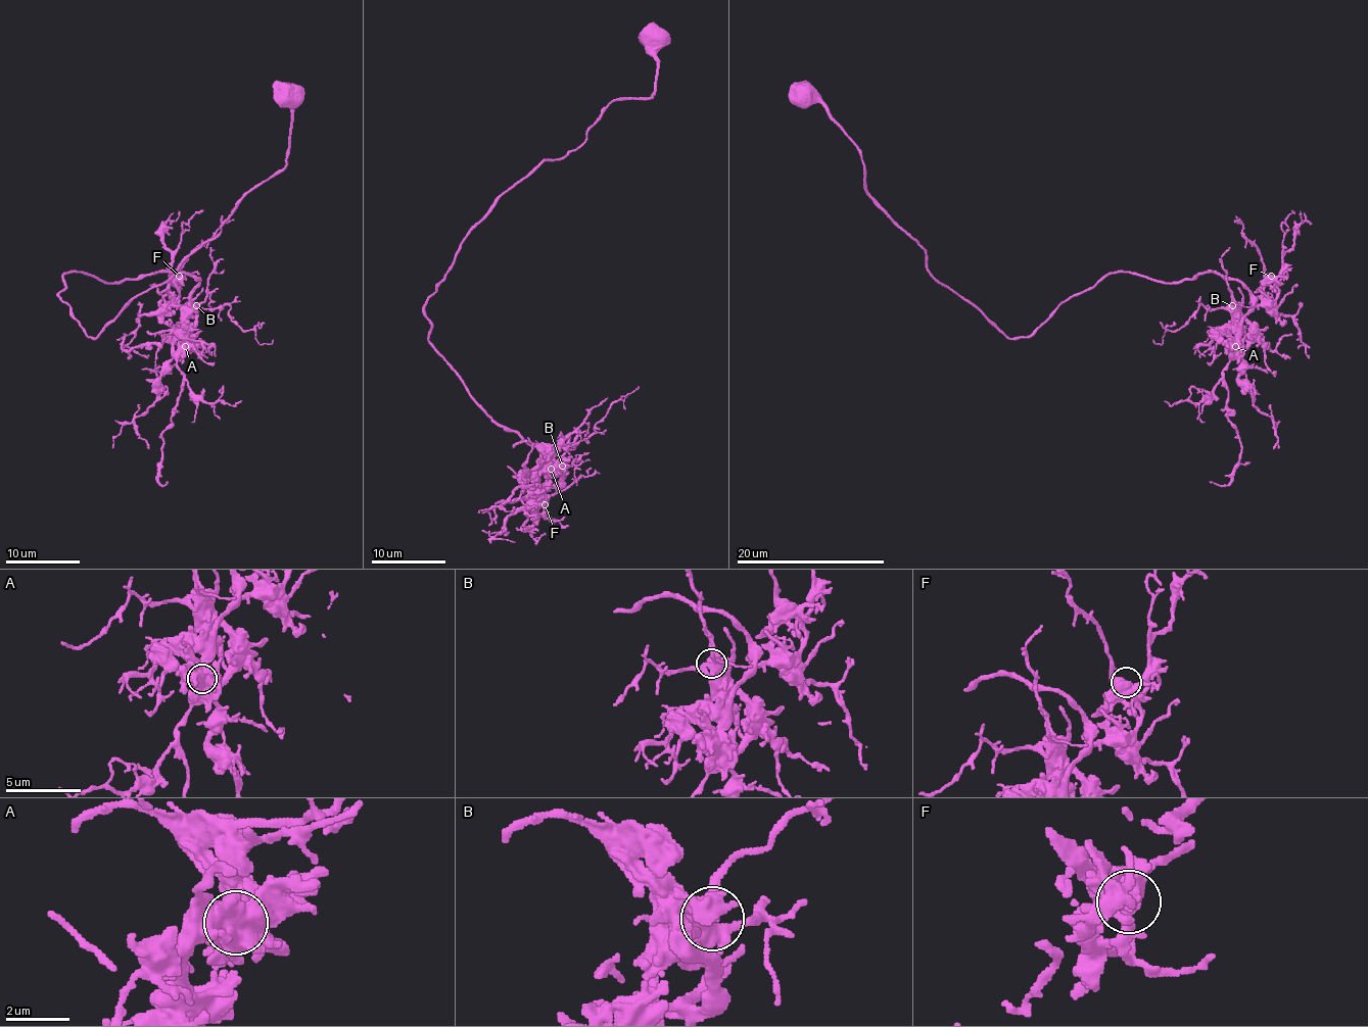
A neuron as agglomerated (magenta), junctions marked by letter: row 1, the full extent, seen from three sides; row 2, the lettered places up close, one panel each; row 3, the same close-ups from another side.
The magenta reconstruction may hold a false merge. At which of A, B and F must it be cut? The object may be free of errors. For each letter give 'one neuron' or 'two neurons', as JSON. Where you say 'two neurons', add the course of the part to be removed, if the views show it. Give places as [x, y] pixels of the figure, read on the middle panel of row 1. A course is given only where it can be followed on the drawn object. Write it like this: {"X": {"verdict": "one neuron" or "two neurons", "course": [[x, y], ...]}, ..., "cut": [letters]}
{"A": {"verdict": "two neurons", "course": [[551, 469], [547, 475], [580, 441], [597, 432], [595, 426], [608, 411], [638, 387]]}, "B": {"verdict": "one neuron"}, "F": {"verdict": "one neuron"}, "cut": ["A"]}

